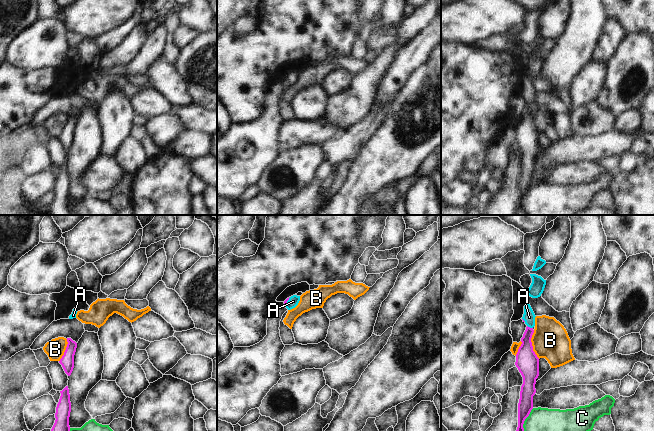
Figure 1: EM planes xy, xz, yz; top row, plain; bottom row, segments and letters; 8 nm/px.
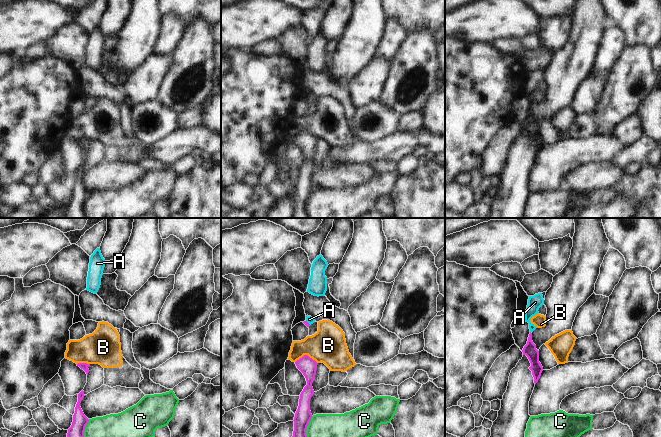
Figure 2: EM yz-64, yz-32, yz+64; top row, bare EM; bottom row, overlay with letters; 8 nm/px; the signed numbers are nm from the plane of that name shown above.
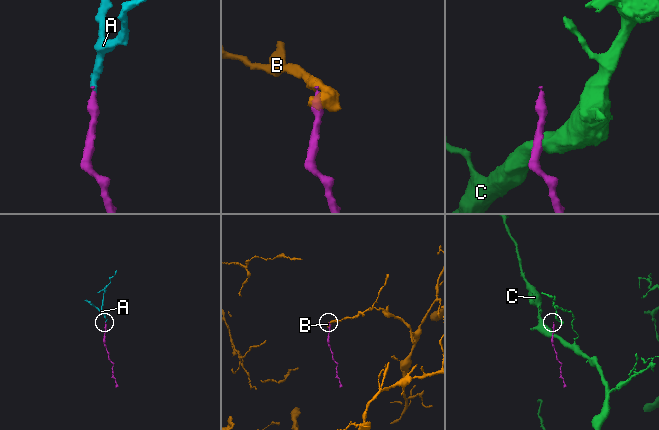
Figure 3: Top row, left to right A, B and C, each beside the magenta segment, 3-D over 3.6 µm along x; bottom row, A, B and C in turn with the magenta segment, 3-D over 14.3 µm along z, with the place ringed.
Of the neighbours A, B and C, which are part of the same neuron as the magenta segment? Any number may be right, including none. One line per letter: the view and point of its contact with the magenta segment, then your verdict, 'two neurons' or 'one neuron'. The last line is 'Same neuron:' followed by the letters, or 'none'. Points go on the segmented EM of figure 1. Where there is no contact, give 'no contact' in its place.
A: yz (529, 327) | one neuron
B: yz (531, 344) | two neurons
C: yz (525, 418) | two neurons
Same neuron: A

